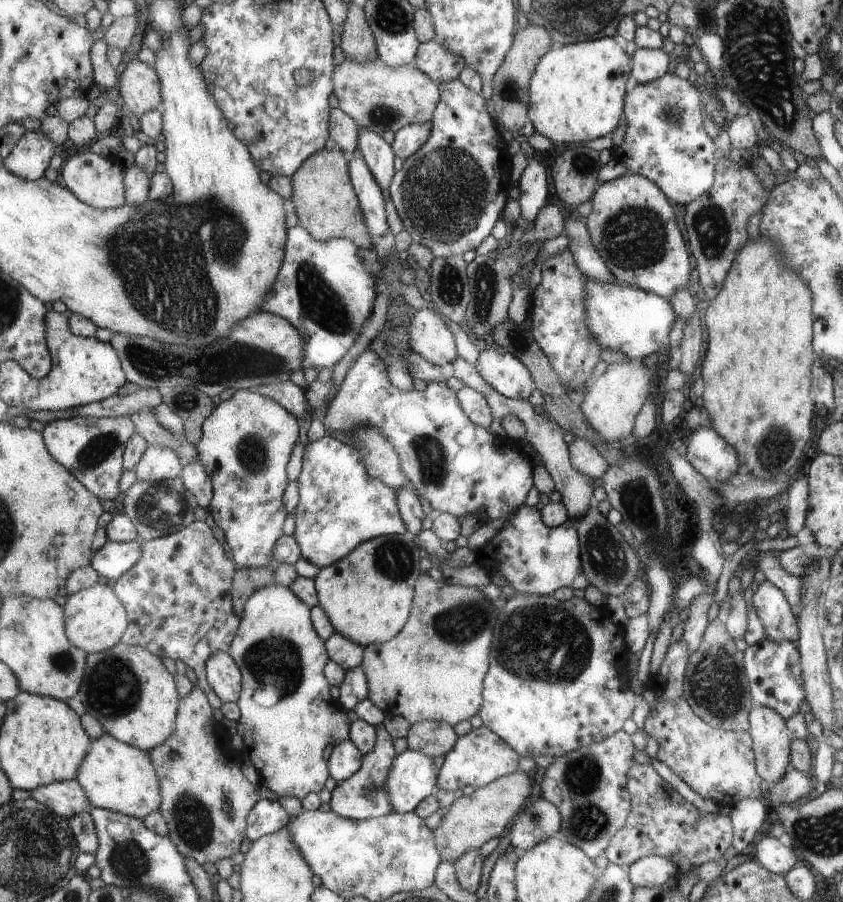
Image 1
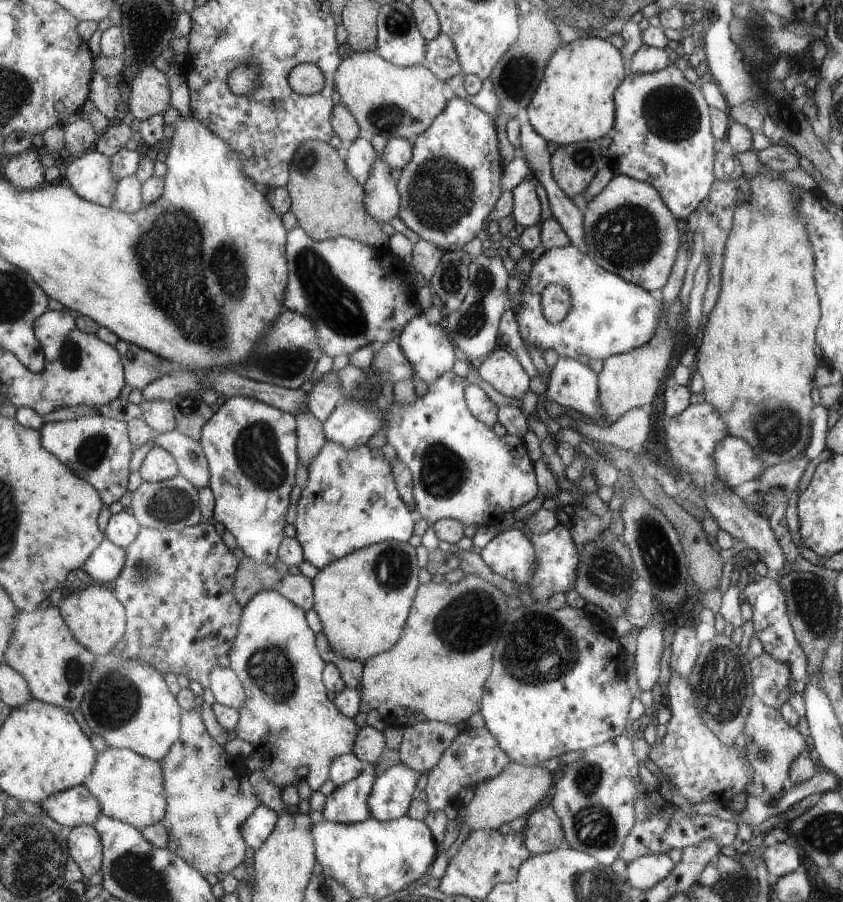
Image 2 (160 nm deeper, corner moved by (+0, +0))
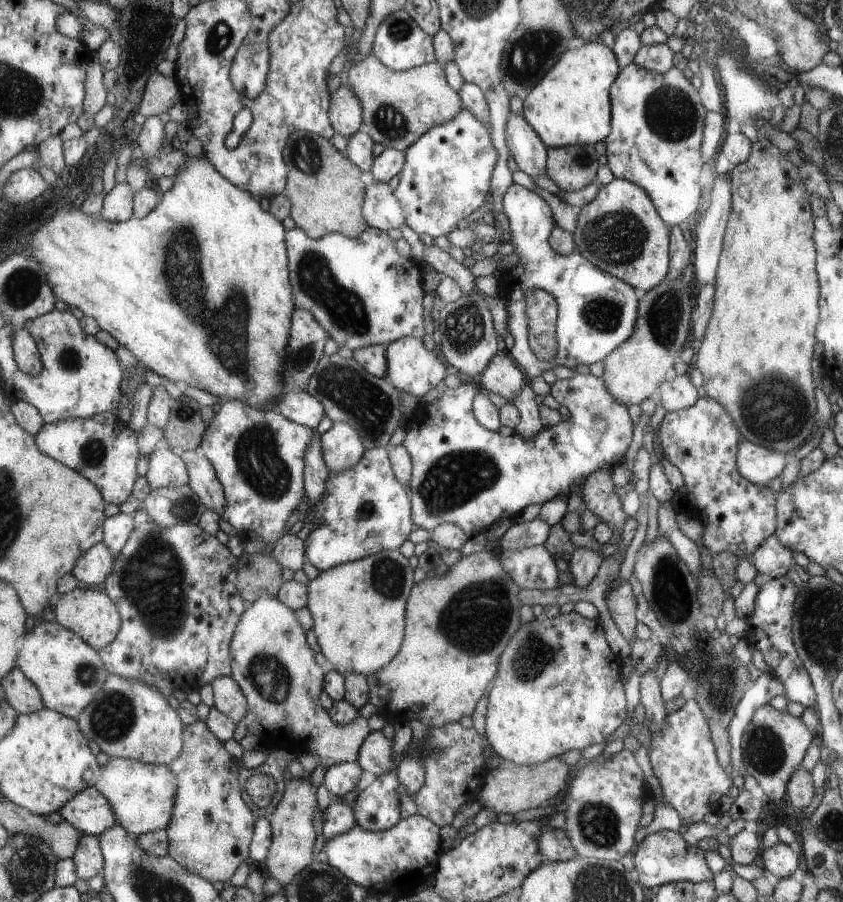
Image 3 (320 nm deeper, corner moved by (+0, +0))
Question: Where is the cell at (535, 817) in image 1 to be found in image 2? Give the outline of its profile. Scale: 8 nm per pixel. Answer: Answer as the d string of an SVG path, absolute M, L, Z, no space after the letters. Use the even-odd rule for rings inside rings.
M551 804L533 810L523 832L533 854L550 853L566 845L566 830Z

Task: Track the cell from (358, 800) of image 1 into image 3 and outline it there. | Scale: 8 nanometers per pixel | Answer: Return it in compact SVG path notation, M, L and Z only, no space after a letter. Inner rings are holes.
M331 797L329 808L323 814L325 844L337 835L349 832L358 823L354 808L349 804L341 804L340 800L341 797Z

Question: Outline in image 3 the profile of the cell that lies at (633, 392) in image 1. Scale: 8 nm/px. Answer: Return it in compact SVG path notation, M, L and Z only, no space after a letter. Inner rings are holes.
M681 275L674 279L665 276L653 288L640 293L633 332L602 360L607 392L626 407L639 405L664 381L667 370L673 366L675 352L687 338L693 300L691 292L683 288Z

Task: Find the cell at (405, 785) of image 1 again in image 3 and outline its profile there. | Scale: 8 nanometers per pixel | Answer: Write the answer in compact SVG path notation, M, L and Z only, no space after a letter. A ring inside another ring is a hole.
M396 770L376 777L365 789L359 792L356 798L354 811L357 822L368 831L386 831L393 828L403 819L400 794L397 792L400 778Z

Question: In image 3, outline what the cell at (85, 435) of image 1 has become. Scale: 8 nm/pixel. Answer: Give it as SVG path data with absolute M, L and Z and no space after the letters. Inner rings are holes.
M91 417L65 419L45 423L36 434L36 441L39 448L51 458L63 462L96 484L108 503L121 506L131 496L133 486L139 478L137 464L140 446L138 434L128 423L116 420L112 424L101 424Z

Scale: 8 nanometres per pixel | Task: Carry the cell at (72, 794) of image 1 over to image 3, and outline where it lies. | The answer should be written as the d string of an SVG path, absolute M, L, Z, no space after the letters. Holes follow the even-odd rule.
M97 787L75 795L59 813L85 835L101 836L118 823L110 800Z

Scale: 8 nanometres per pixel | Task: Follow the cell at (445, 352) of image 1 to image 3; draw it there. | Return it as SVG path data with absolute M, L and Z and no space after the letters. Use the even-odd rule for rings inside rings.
M405 336L388 346L388 373L389 379L400 391L416 397L425 396L431 388L439 386L449 373L450 366L443 364L440 350L427 350L425 342L417 337Z

